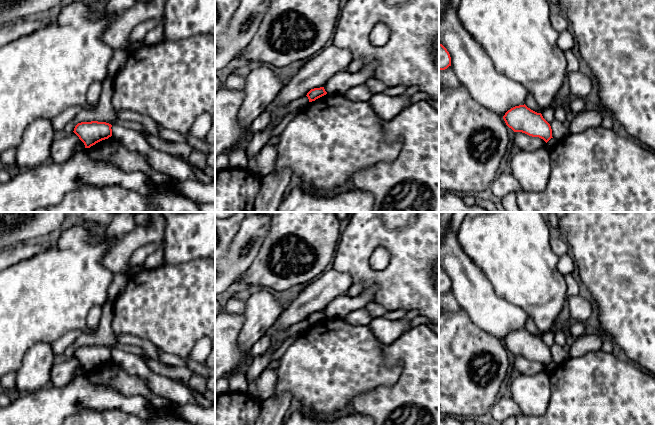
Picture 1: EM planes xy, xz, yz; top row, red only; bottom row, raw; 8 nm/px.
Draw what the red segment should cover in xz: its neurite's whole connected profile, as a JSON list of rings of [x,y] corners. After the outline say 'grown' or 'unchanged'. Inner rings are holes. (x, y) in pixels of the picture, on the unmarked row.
[[[320,311],[320,312],[314,312],[311,313],[308,317],[307,317],[307,321],[309,323],[309,326],[315,325],[316,323],[326,319],[327,316],[325,315],[324,311]]] | unchanged

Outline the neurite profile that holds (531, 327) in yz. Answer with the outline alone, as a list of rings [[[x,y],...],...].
[[[528,316],[528,319],[526,321],[526,327],[525,329],[530,332],[531,334],[537,336],[537,337],[543,337],[546,333],[541,332],[538,330],[534,320],[532,319],[531,316]]]

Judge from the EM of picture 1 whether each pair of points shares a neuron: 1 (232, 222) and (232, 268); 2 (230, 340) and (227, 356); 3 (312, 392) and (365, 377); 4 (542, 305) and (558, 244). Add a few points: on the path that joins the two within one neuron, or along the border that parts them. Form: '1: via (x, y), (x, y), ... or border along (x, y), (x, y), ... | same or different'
1: border along (242, 222), (225, 253) | different
2: via (227, 344), (227, 352) | same
3: via (325, 379), (327, 377), (352, 377) | same
4: border along (550, 237), (550, 247), (558, 257) | different

